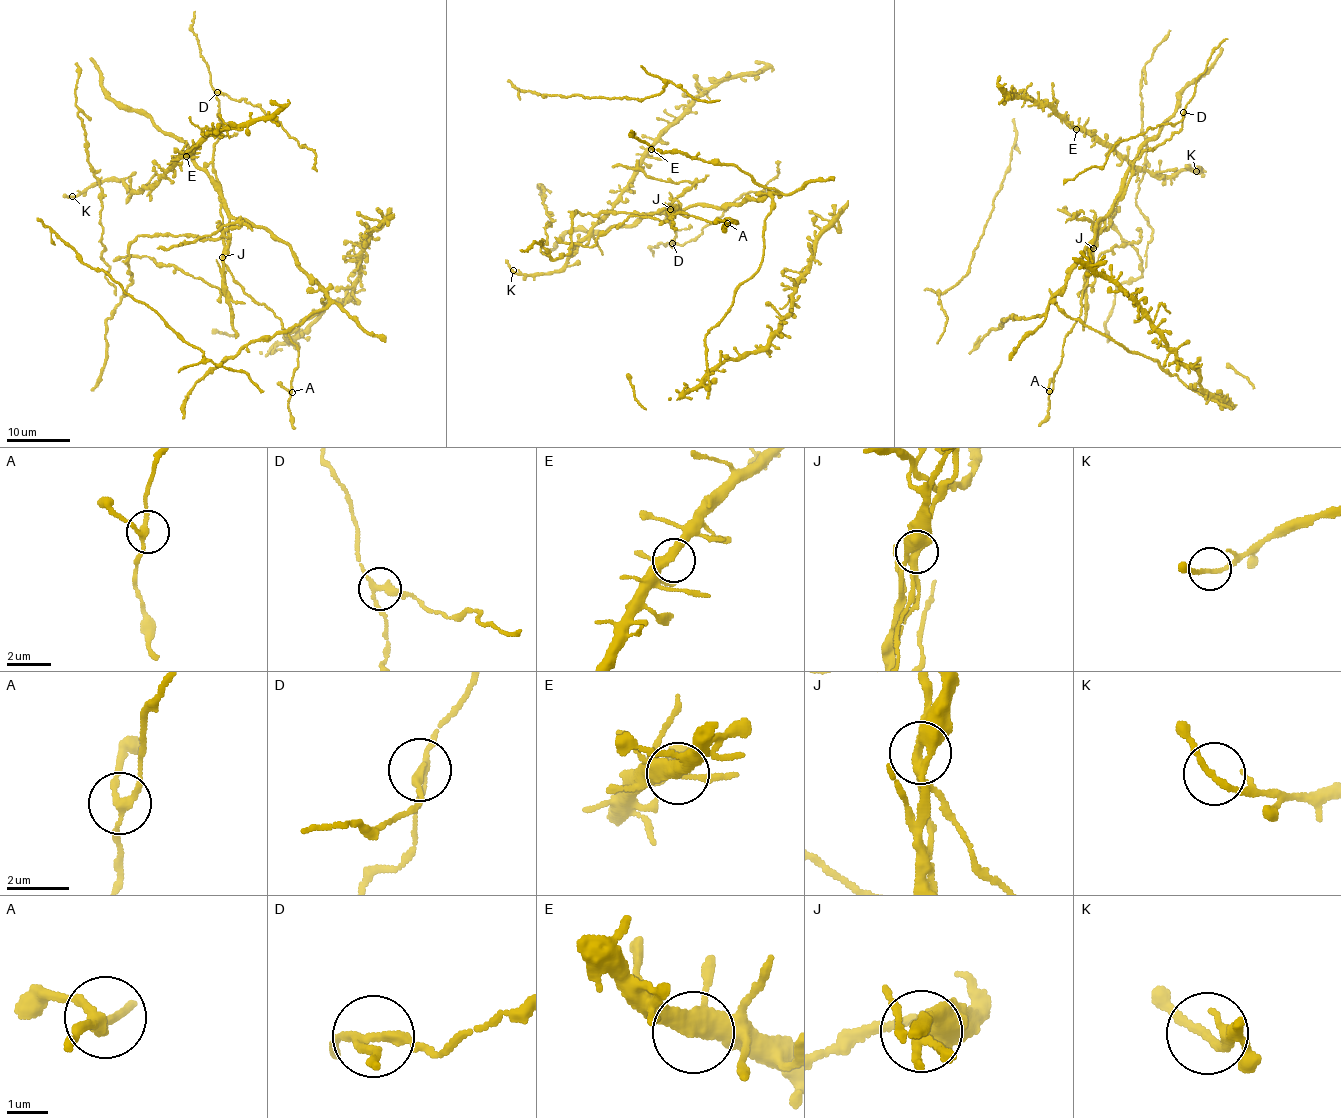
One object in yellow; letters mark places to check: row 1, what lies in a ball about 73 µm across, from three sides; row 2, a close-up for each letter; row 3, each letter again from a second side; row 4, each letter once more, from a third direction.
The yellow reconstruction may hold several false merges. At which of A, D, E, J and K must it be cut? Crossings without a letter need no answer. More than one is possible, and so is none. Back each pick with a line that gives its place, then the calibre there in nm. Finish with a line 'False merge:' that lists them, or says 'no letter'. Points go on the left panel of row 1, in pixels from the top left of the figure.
D: (217, 92) | 200 nm
J: (222, 257) | 360 nm
False merge: D, J

